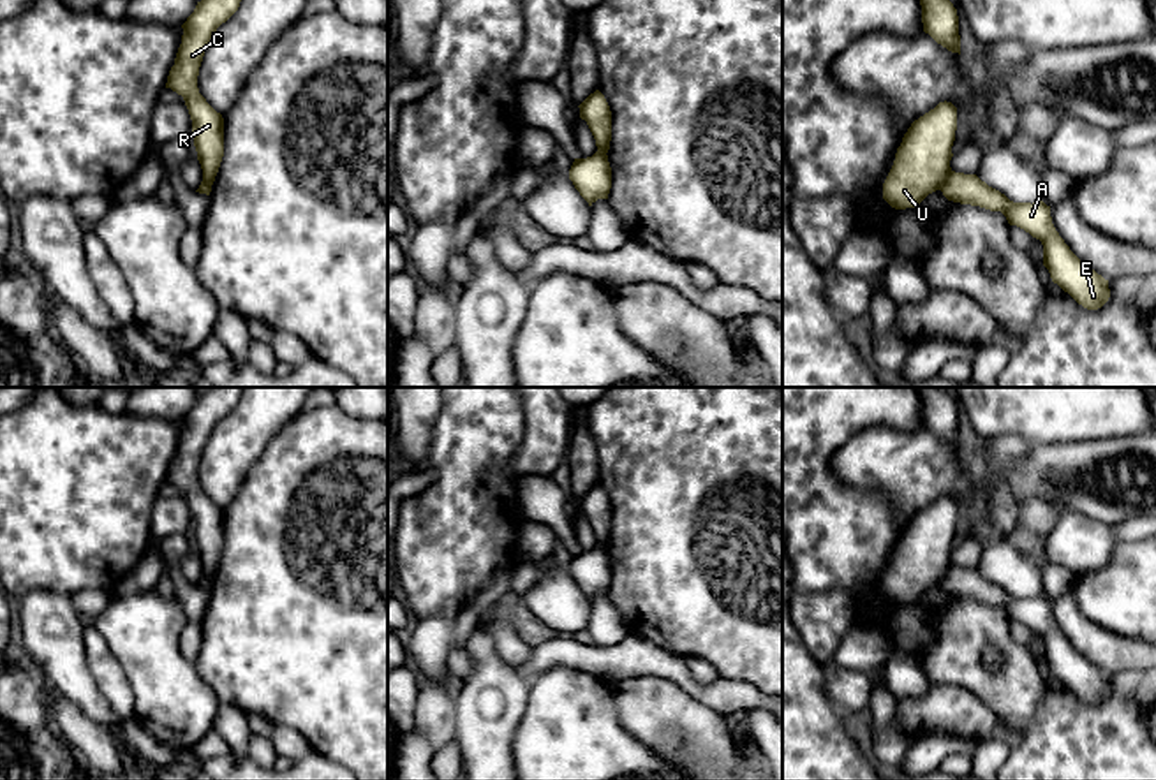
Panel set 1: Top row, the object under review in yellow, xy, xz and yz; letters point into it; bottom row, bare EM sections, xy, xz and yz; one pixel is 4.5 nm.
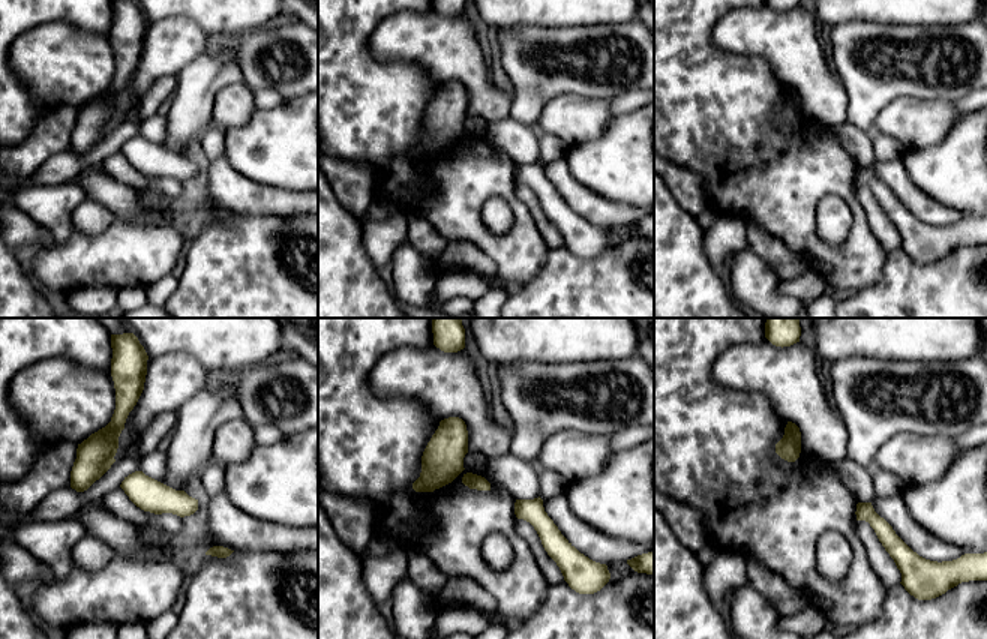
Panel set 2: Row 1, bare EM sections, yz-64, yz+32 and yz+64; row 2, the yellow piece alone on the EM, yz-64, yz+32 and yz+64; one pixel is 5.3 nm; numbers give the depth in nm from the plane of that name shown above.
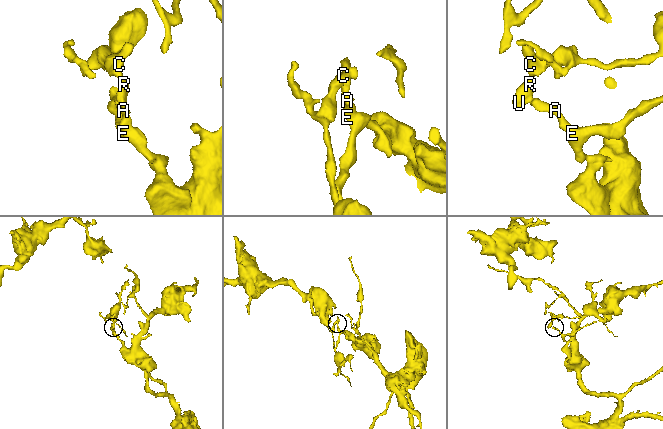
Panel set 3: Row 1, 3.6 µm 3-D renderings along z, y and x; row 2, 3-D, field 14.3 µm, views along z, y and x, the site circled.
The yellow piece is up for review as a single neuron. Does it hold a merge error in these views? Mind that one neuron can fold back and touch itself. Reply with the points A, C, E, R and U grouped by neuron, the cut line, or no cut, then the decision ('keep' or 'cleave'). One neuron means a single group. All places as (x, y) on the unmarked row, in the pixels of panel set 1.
groups A E / C R U; cut yz (952, 566), (940, 583); cleave

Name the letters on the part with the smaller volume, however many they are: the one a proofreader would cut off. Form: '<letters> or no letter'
C, R, U

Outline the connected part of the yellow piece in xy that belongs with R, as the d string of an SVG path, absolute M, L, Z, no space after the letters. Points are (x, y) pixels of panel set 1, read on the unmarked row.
M208 387L182 419L183 430L166 482L183 491L192 514L194 541L203 574L213 579L224 551L224 512L199 488L197 470L217 423L240 401L241 387Z

